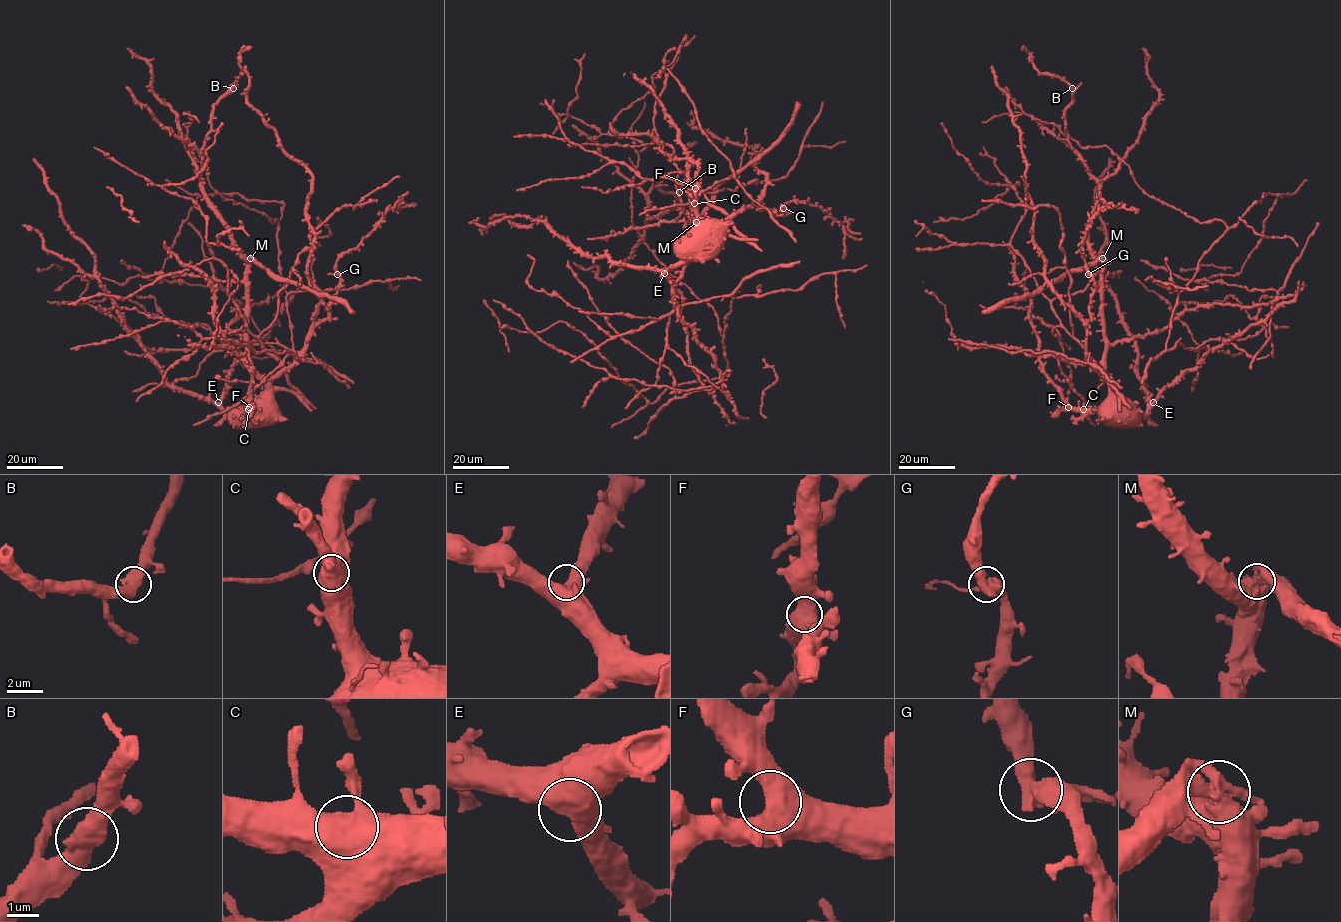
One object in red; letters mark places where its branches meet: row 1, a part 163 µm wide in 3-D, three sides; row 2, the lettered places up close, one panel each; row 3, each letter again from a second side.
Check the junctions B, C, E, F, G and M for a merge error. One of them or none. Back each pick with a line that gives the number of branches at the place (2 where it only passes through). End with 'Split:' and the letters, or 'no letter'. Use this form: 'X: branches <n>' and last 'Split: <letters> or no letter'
M: branches 2
Split: M

